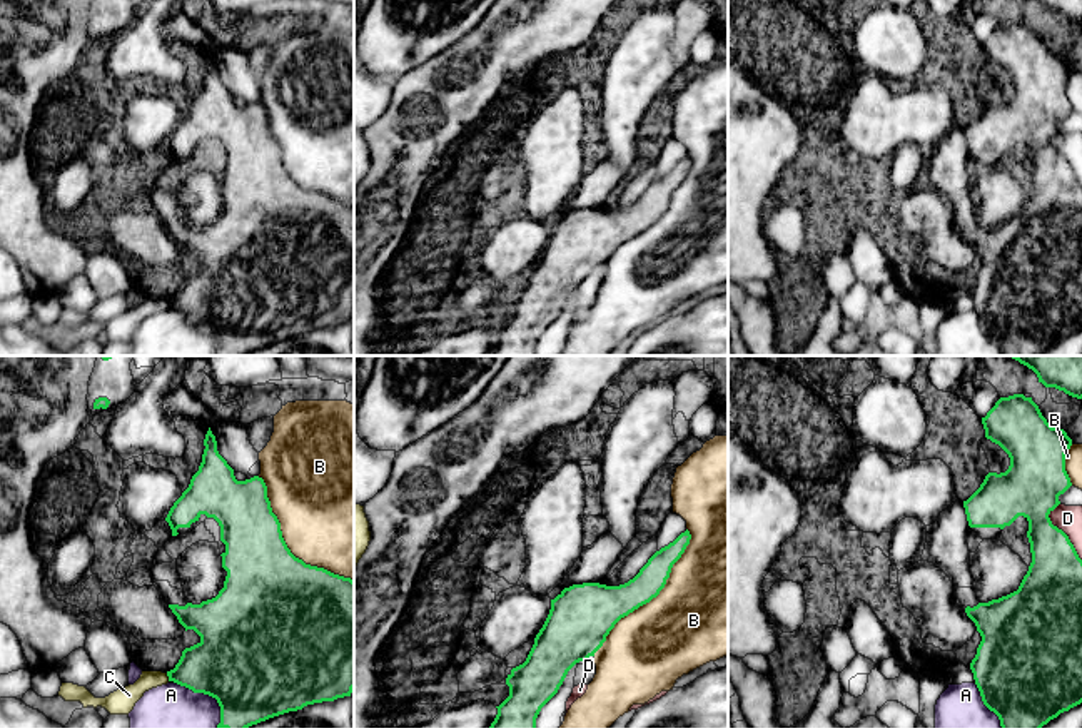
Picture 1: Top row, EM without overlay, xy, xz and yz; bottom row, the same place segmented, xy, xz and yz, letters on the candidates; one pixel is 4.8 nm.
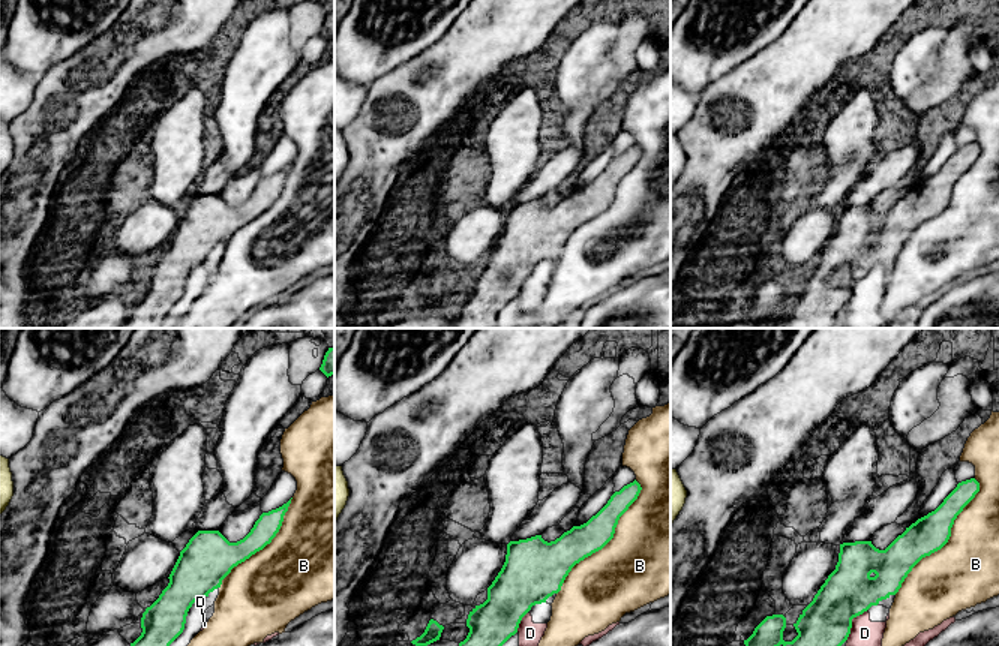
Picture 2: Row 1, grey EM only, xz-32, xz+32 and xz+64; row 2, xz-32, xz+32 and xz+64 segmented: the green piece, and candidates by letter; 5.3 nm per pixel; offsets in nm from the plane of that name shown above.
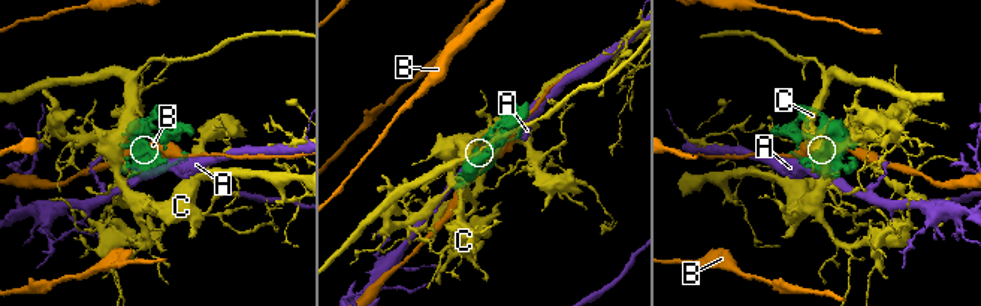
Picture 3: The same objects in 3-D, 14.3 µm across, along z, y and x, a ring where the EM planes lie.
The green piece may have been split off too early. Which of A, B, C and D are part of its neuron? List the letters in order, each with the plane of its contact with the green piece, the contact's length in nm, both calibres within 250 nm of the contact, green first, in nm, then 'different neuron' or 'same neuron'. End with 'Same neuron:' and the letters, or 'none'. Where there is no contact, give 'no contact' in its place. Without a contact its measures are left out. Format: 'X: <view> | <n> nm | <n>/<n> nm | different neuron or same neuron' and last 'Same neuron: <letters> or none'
A: xy | 300 nm | 480/220 nm | different neuron
B: xz | 750 nm | 200/460 nm | different neuron
C: xy | 40 nm | 280/120 nm | different neuron
D: yz | 300 nm | 280/130 nm | different neuron
Same neuron: none

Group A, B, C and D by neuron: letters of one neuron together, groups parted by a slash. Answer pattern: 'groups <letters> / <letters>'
groups A / B / C / D

